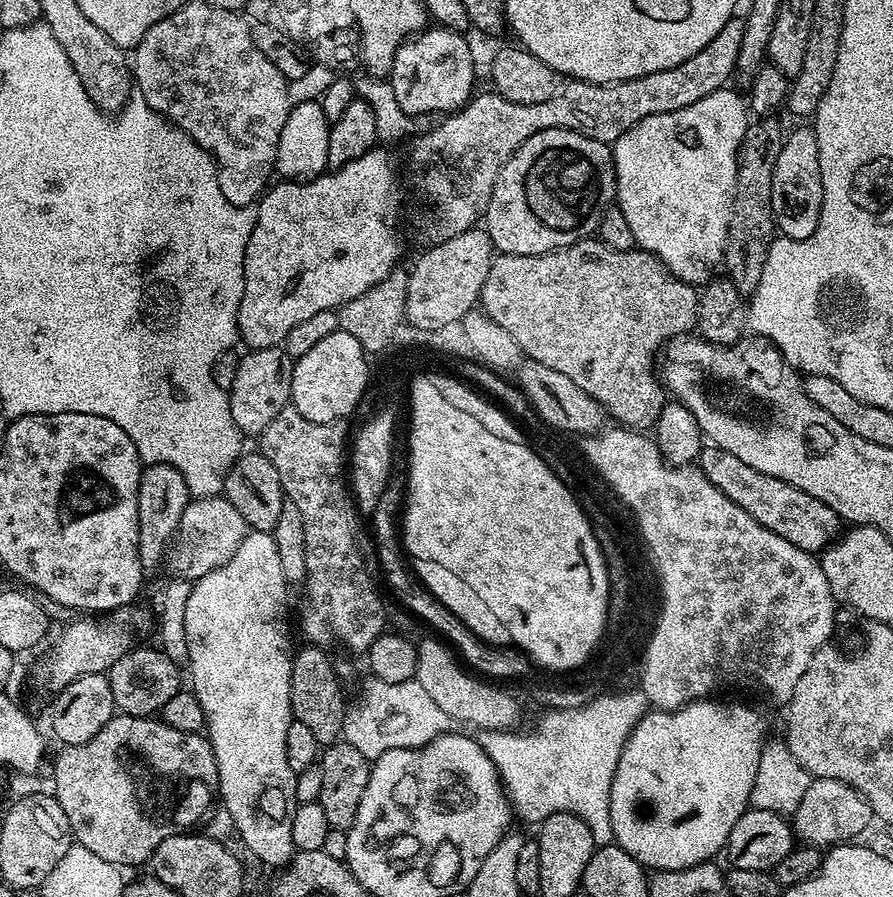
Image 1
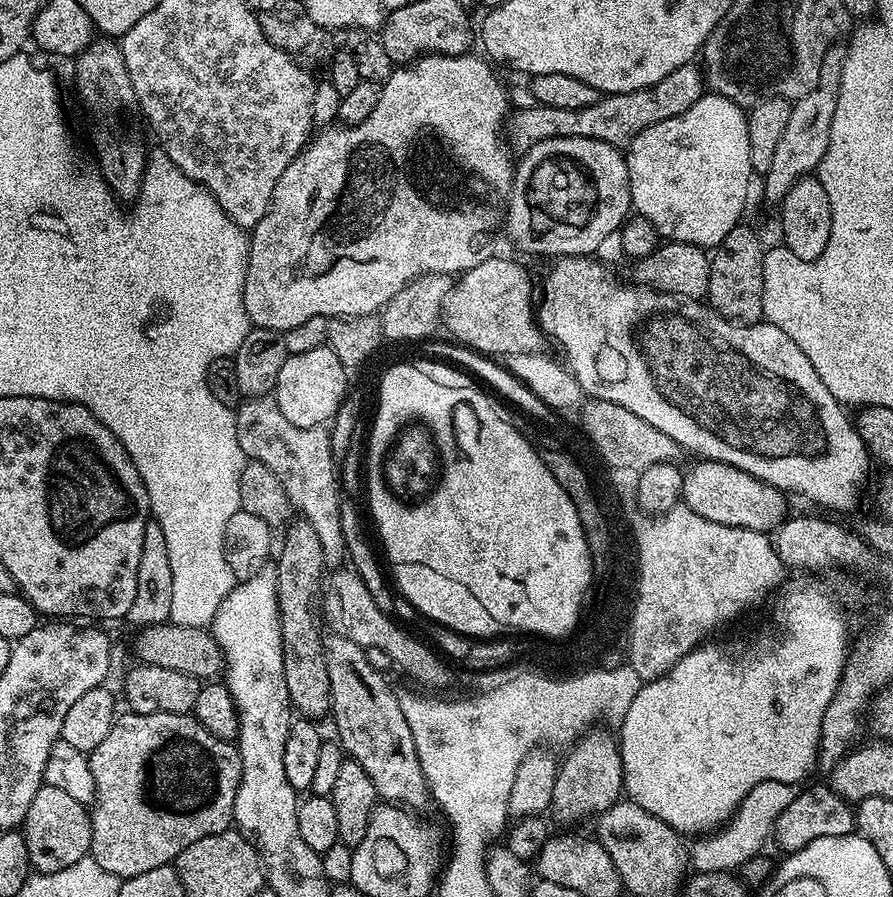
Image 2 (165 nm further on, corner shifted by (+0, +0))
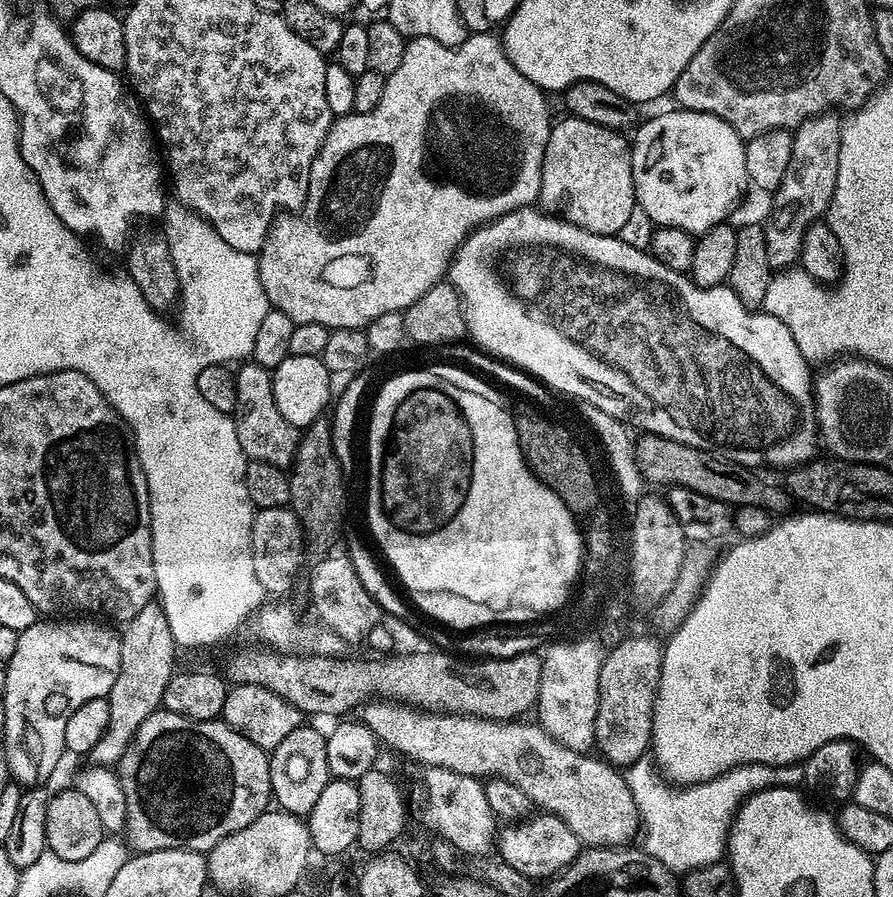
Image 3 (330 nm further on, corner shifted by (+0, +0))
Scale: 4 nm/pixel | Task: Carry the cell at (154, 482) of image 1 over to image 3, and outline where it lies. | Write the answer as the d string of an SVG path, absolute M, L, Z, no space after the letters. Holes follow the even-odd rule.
M149 602L138 610L138 614L127 621L125 632L120 636L120 669L114 686L106 697L110 706L110 722L106 722L106 734L102 734L98 746L90 753L90 760L96 766L119 765L126 746L134 738L138 726L150 718L152 712L161 707L164 690L172 681L176 667L178 645L170 634L166 616L159 603Z

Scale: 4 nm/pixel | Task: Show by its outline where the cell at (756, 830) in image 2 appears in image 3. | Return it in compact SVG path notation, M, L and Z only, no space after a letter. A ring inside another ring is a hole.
M748 763L729 768L712 780L689 785L670 783L666 788L660 788L660 792L656 792L656 784L662 784L666 780L659 774L656 780L648 780L648 788L652 788L652 792L648 792L644 814L637 814L642 850L658 858L676 874L717 864L726 852L727 820L739 809L743 799L766 788L793 787L799 783L801 776L801 769L796 766Z

